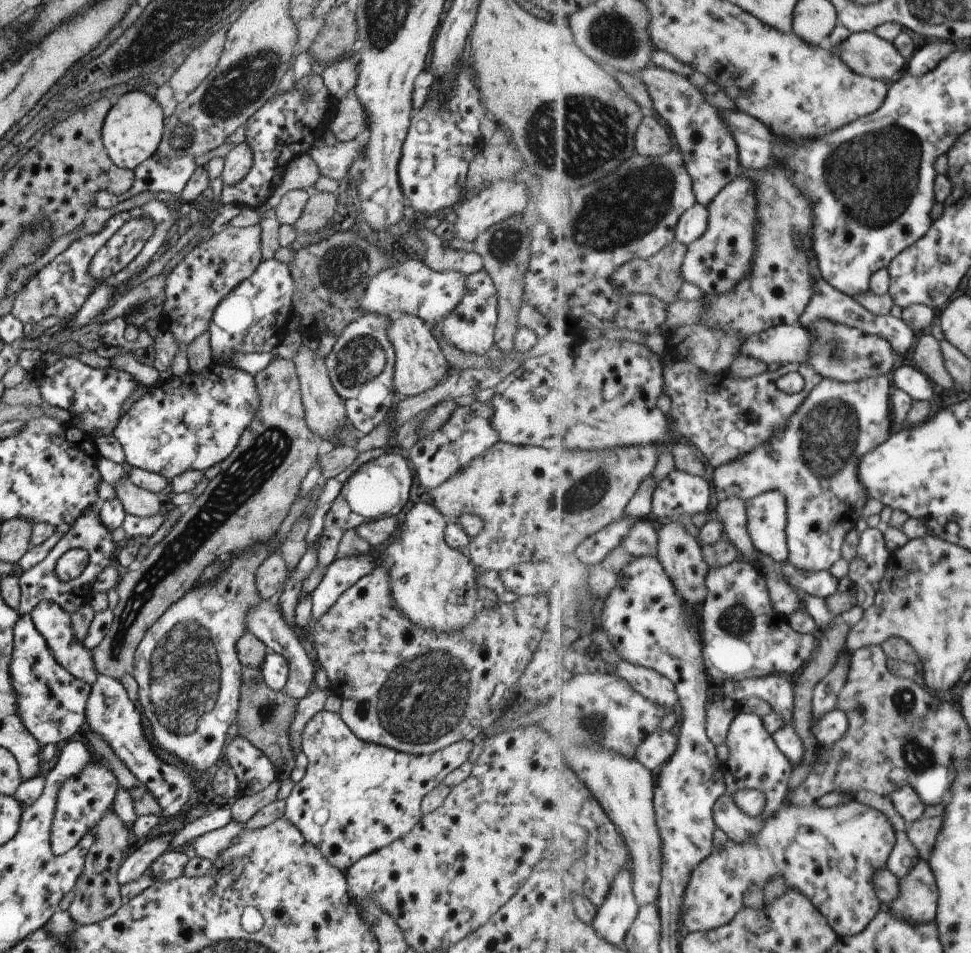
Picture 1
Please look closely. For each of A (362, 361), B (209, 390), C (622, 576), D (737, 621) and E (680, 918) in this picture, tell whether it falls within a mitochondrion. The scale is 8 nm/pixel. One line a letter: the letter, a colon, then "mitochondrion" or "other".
A: mitochondrion
B: other
C: other
D: mitochondrion
E: other

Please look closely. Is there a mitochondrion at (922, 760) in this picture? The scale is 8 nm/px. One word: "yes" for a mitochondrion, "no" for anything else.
yes

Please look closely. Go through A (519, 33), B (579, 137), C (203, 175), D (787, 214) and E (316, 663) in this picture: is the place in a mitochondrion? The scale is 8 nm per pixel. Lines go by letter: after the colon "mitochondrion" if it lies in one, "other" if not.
A: other
B: mitochondrion
C: other
D: mitochondrion
E: other

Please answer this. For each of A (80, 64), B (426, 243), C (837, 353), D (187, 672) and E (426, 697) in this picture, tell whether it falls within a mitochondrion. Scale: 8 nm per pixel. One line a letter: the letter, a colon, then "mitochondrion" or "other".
A: other
B: other
C: mitochondrion
D: mitochondrion
E: mitochondrion

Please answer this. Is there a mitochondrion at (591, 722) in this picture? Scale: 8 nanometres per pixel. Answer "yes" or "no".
yes

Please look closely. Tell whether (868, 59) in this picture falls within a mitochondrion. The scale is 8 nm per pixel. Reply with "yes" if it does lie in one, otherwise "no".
yes

